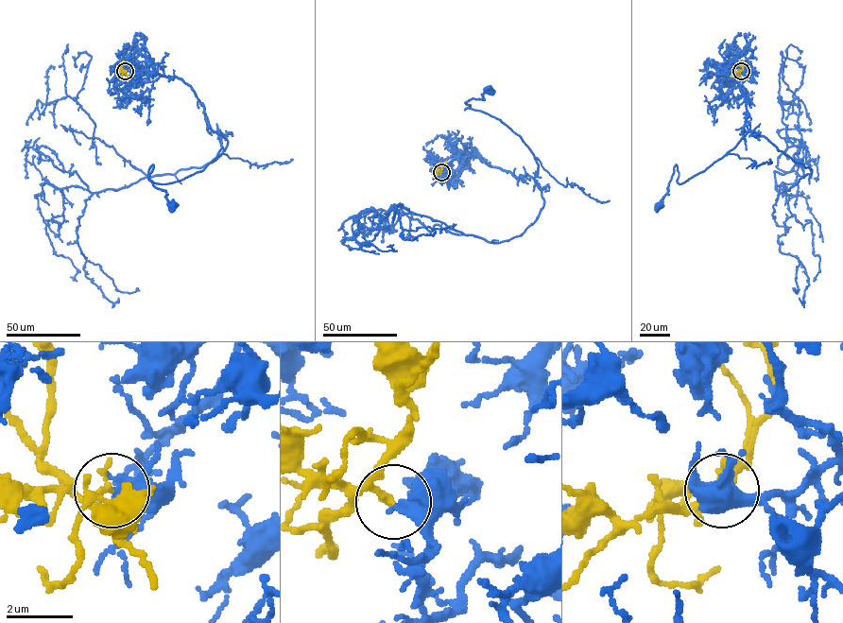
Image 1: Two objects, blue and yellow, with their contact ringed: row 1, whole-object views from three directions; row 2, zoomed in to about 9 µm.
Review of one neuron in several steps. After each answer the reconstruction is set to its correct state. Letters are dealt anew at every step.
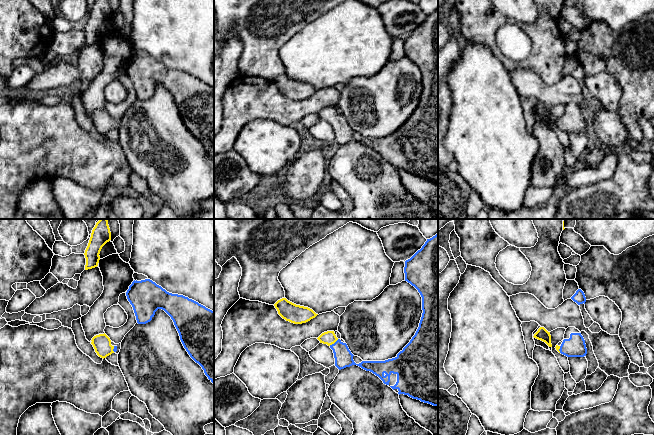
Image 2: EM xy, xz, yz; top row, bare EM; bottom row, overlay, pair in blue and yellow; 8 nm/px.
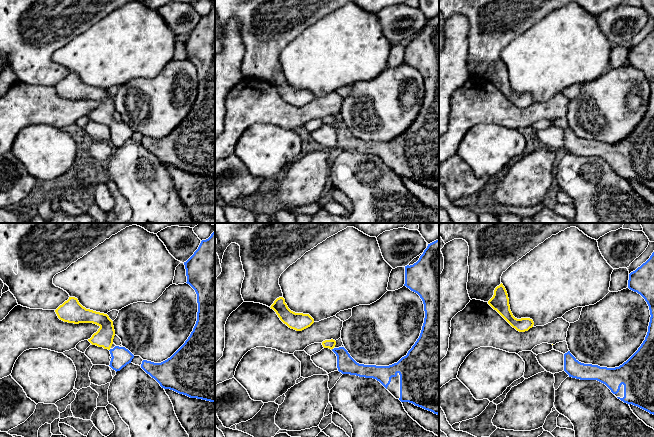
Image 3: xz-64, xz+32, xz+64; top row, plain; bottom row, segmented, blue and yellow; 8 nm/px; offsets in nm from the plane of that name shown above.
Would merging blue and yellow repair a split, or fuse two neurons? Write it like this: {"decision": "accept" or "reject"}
{"decision": "accept"}

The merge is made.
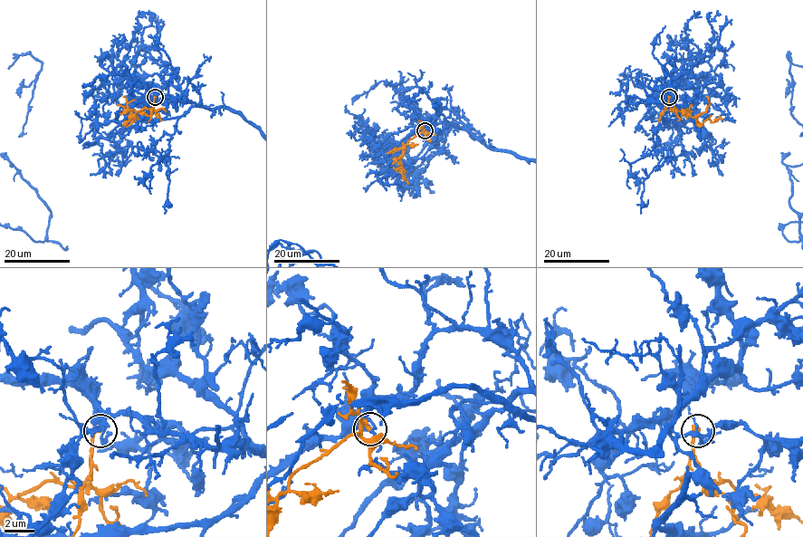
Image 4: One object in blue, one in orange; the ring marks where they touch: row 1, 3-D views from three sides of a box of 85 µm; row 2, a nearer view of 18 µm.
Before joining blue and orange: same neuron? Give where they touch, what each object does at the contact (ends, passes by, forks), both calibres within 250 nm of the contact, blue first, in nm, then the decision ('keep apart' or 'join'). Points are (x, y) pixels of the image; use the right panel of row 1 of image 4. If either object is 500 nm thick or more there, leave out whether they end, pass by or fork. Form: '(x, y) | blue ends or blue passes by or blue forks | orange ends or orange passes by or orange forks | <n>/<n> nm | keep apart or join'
(669, 97) | blue passes by | orange ends | 150/280 nm | keep apart

